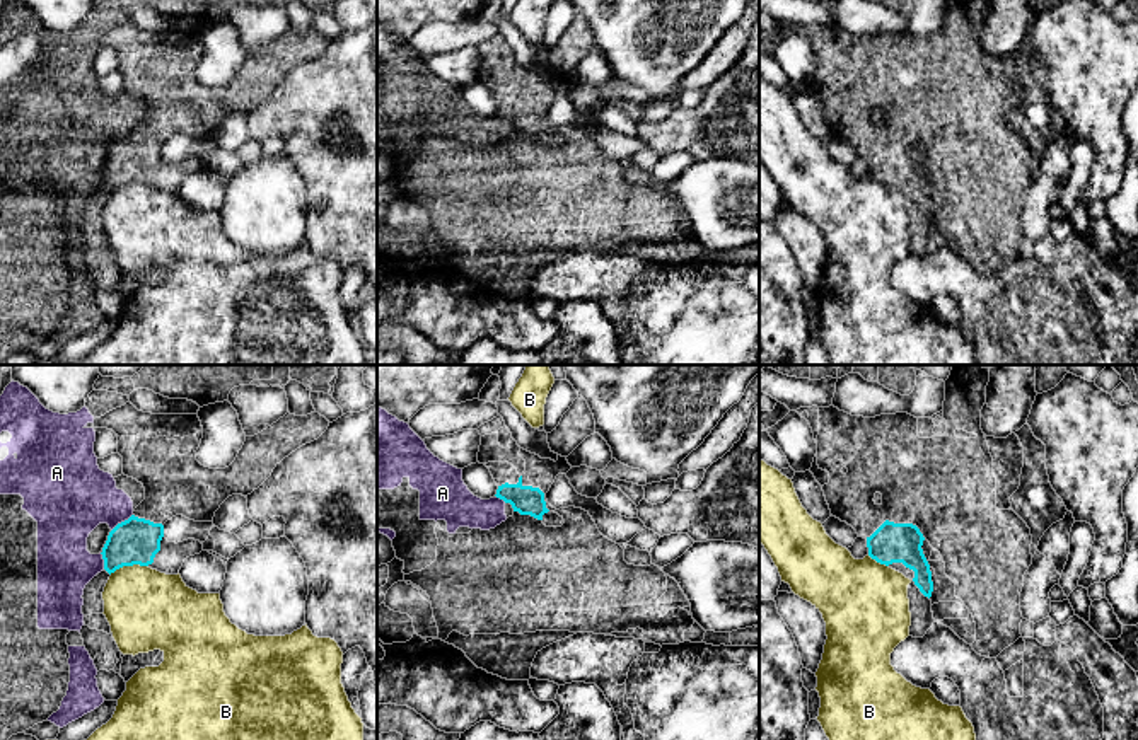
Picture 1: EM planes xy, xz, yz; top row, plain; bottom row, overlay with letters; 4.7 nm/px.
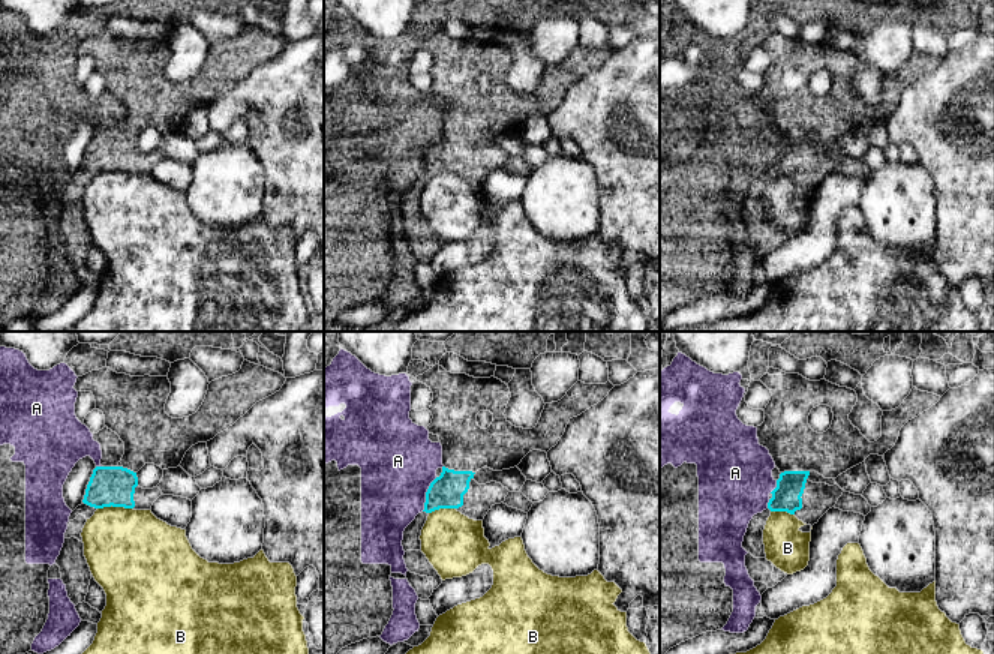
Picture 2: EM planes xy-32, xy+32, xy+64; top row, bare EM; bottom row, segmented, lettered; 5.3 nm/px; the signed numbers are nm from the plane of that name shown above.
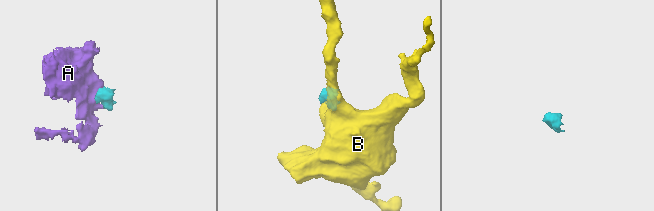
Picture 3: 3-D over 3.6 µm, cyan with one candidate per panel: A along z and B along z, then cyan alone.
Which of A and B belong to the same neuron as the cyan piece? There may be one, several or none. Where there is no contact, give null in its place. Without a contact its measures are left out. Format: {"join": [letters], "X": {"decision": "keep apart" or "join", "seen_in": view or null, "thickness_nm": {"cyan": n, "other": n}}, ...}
{"join": [], "A": {"decision": "keep apart", "seen_in": "xy", "thickness_nm": {"cyan": 220, "other": 340}}, "B": {"decision": "keep apart", "seen_in": "xy", "thickness_nm": {"cyan": 220, "other": 380}}}

